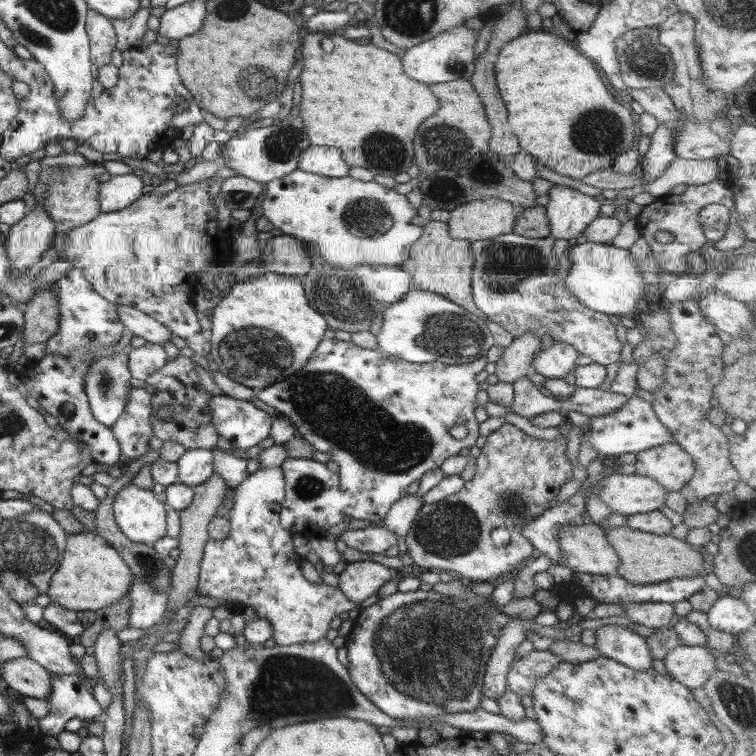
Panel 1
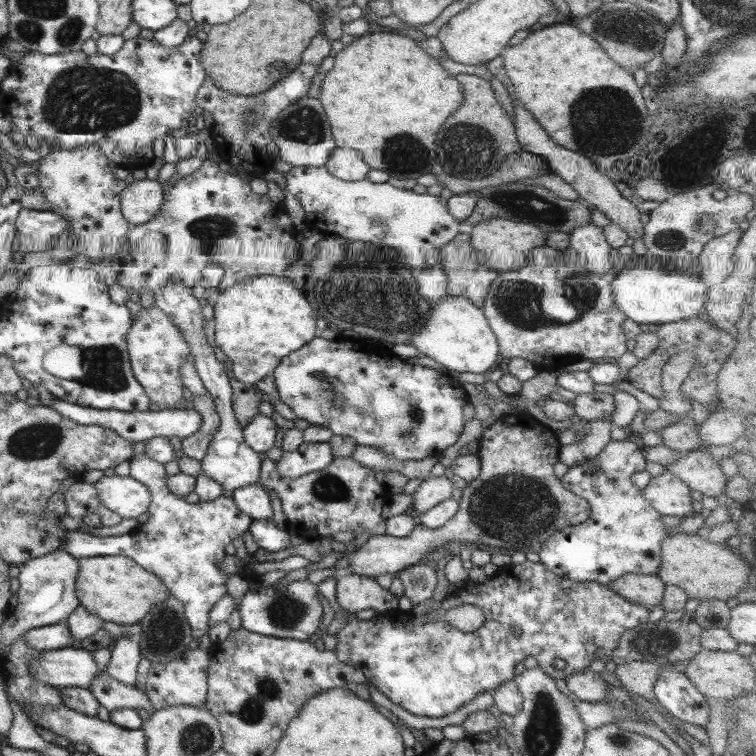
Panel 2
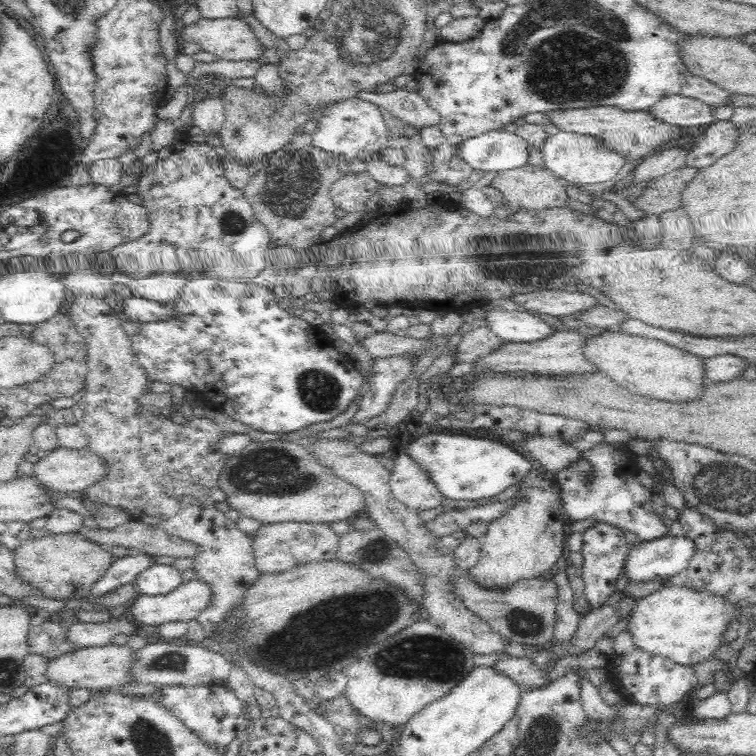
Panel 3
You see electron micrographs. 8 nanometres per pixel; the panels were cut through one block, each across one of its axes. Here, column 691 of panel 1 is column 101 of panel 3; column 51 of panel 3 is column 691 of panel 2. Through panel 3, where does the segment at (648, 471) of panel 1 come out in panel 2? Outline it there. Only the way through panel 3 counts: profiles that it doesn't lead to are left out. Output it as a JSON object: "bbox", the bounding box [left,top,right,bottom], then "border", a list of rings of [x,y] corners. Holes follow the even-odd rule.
{"bbox":[665,450,729,496],"border":[[[704,450],[680,454],[665,471],[677,476],[688,490],[701,493],[702,496],[724,494],[724,485],[729,480],[721,472],[718,462]]]}

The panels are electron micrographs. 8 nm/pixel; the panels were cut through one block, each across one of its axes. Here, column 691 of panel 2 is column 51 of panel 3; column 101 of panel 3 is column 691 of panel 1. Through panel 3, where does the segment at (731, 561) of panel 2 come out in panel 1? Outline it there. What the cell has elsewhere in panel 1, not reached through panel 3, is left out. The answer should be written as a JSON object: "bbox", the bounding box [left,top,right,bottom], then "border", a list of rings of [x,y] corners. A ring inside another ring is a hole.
{"bbox":[604,525,707,585],"border":[[[624,525],[609,527],[605,530],[604,537],[619,557],[616,574],[629,584],[645,585],[679,578],[704,577],[707,573],[699,551],[671,535],[652,535]]]}

